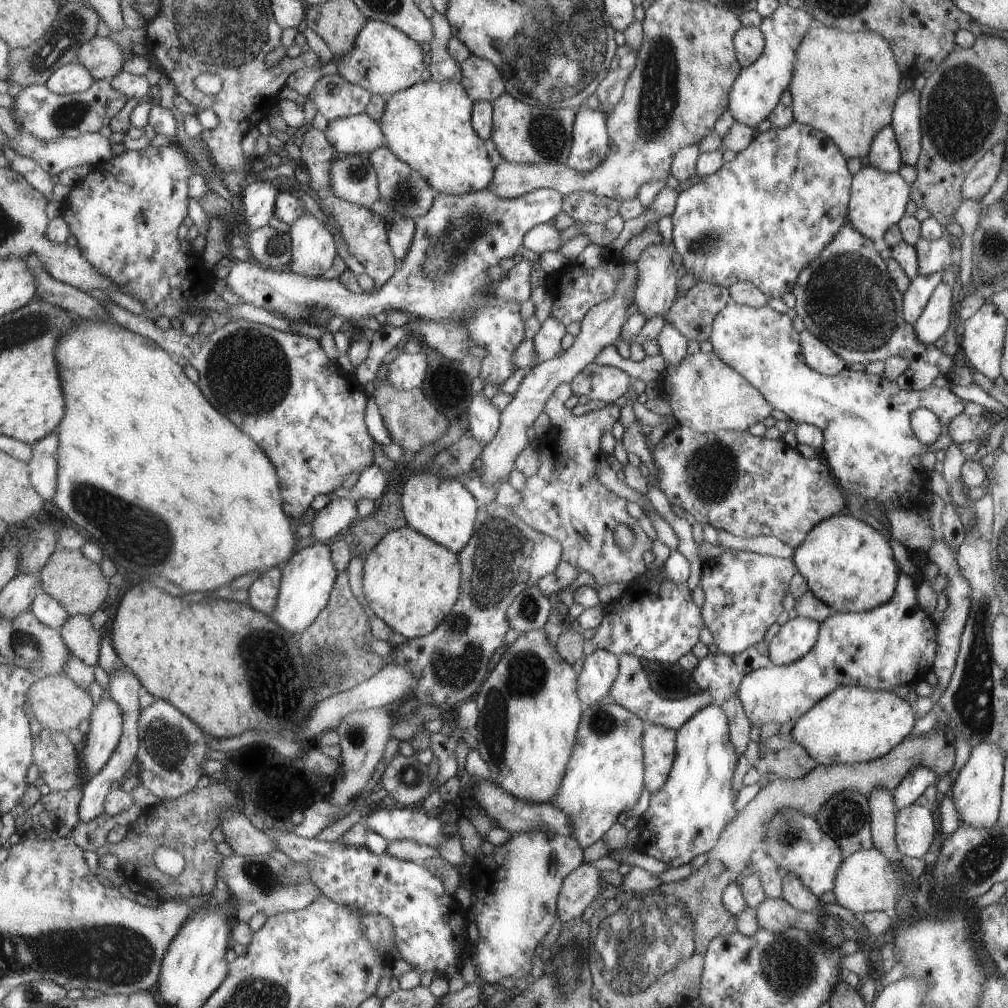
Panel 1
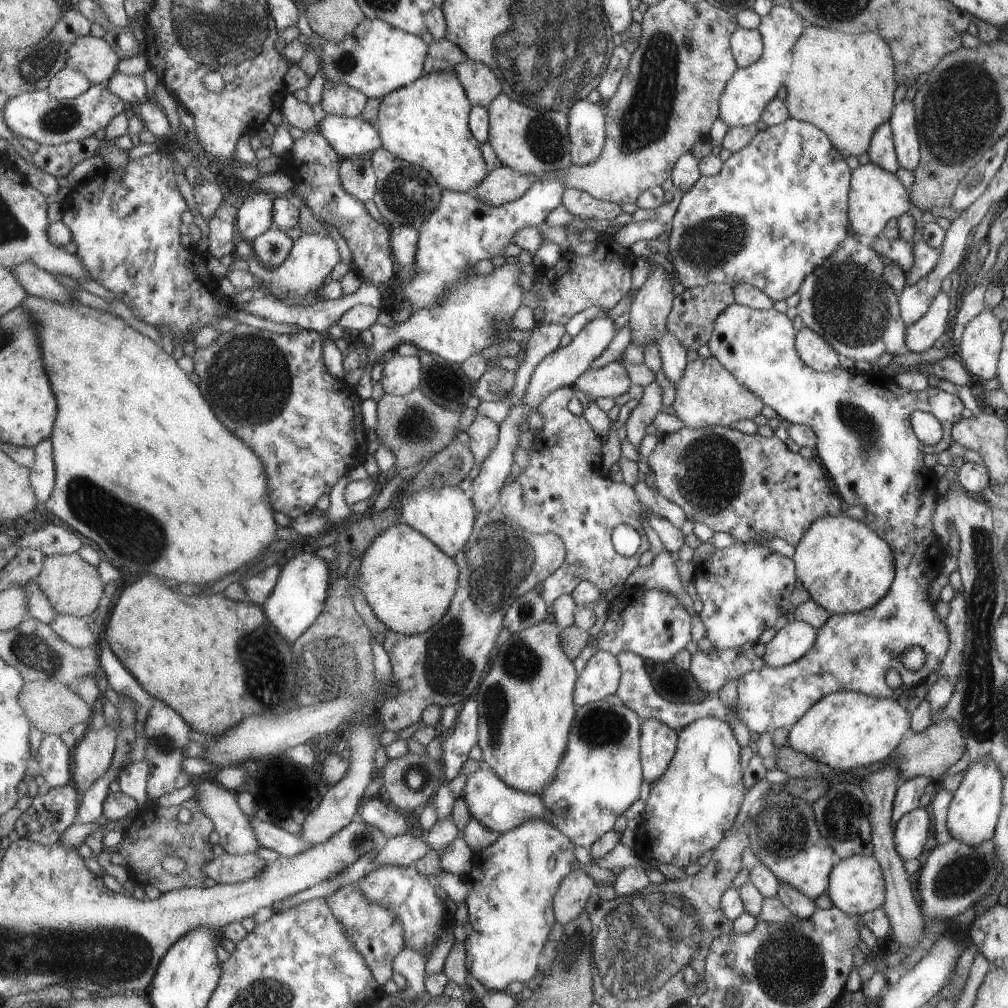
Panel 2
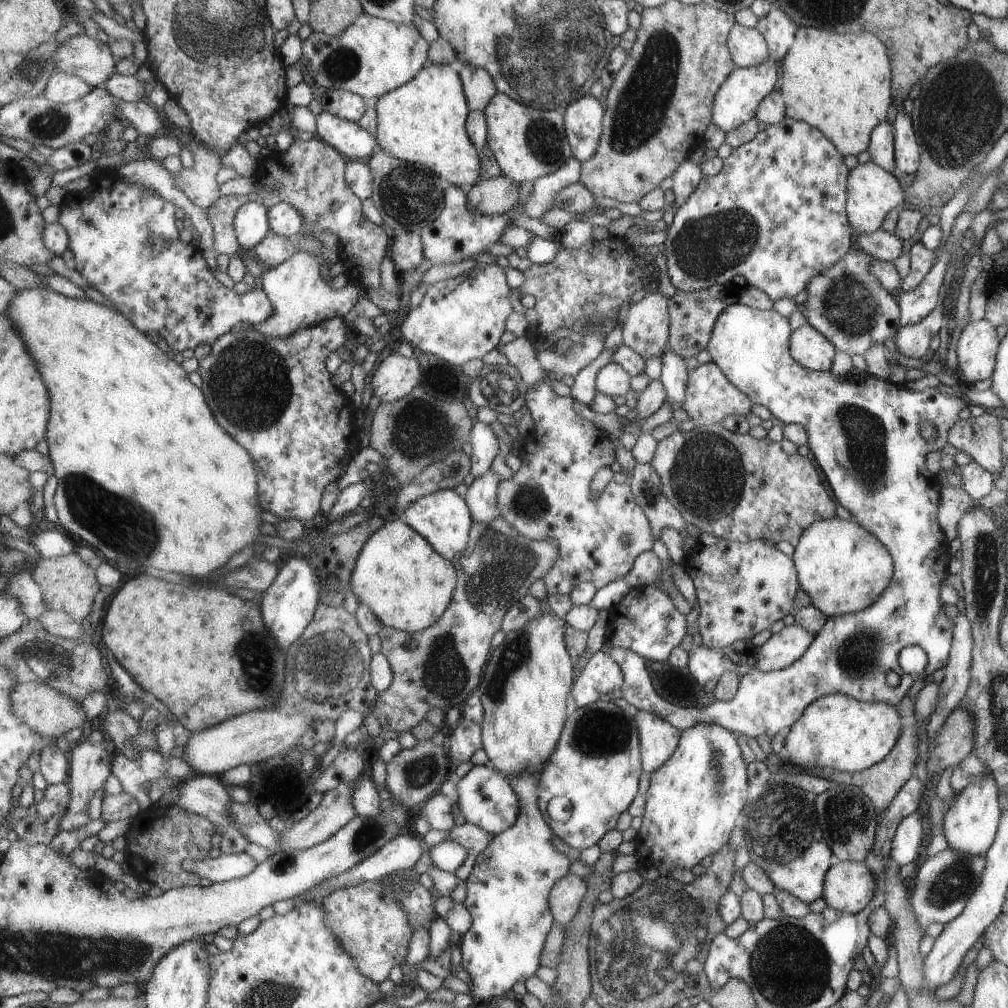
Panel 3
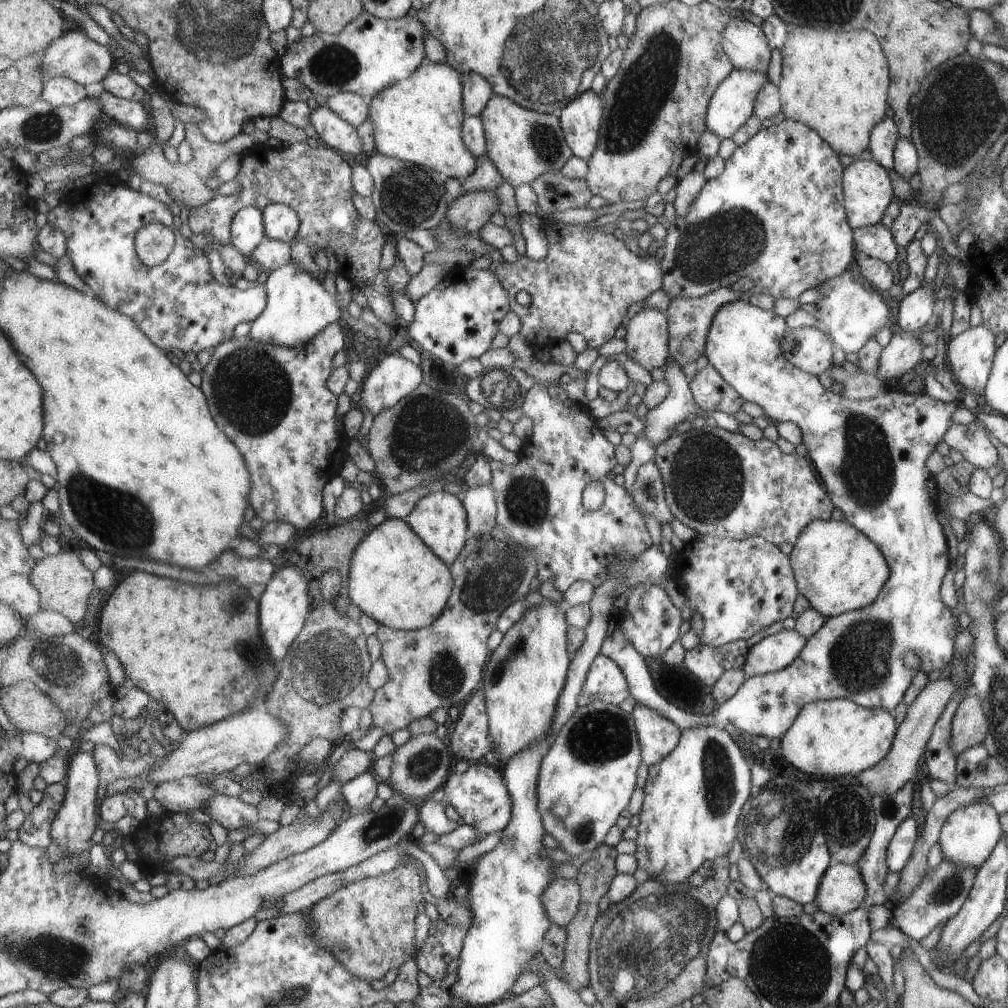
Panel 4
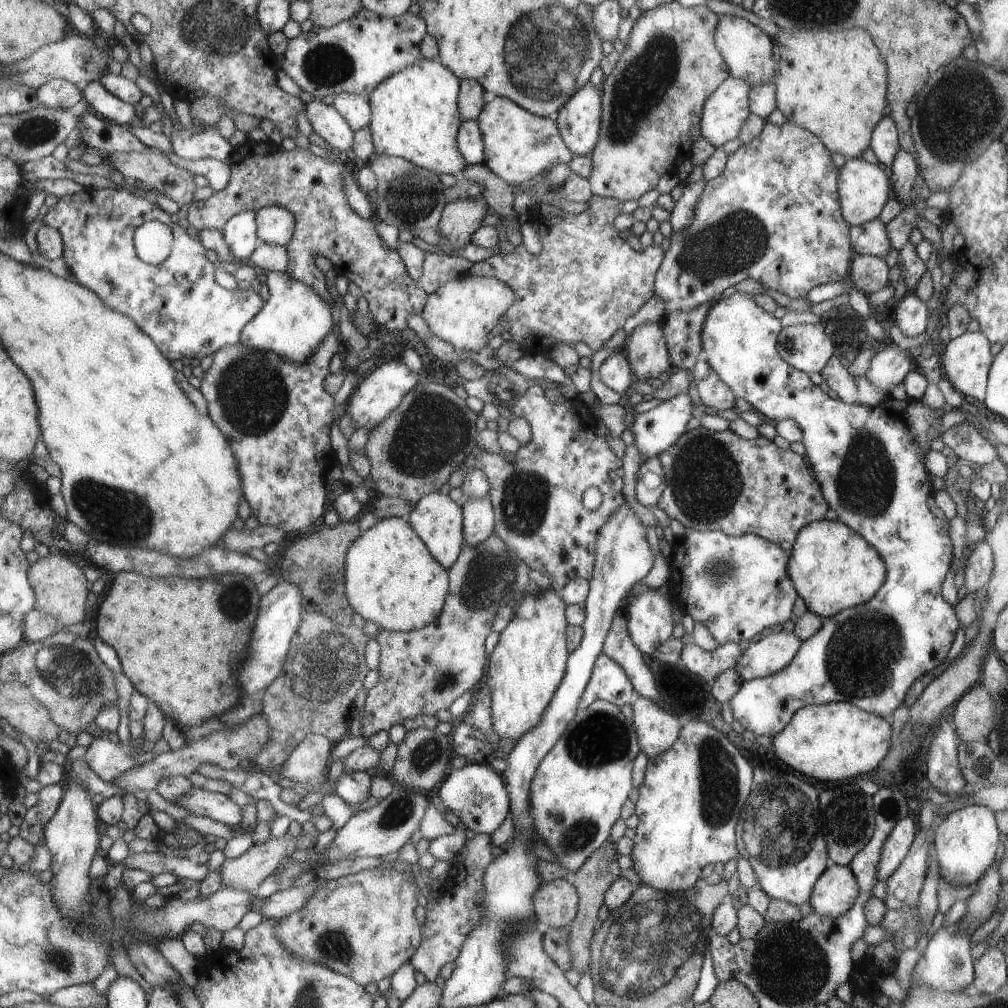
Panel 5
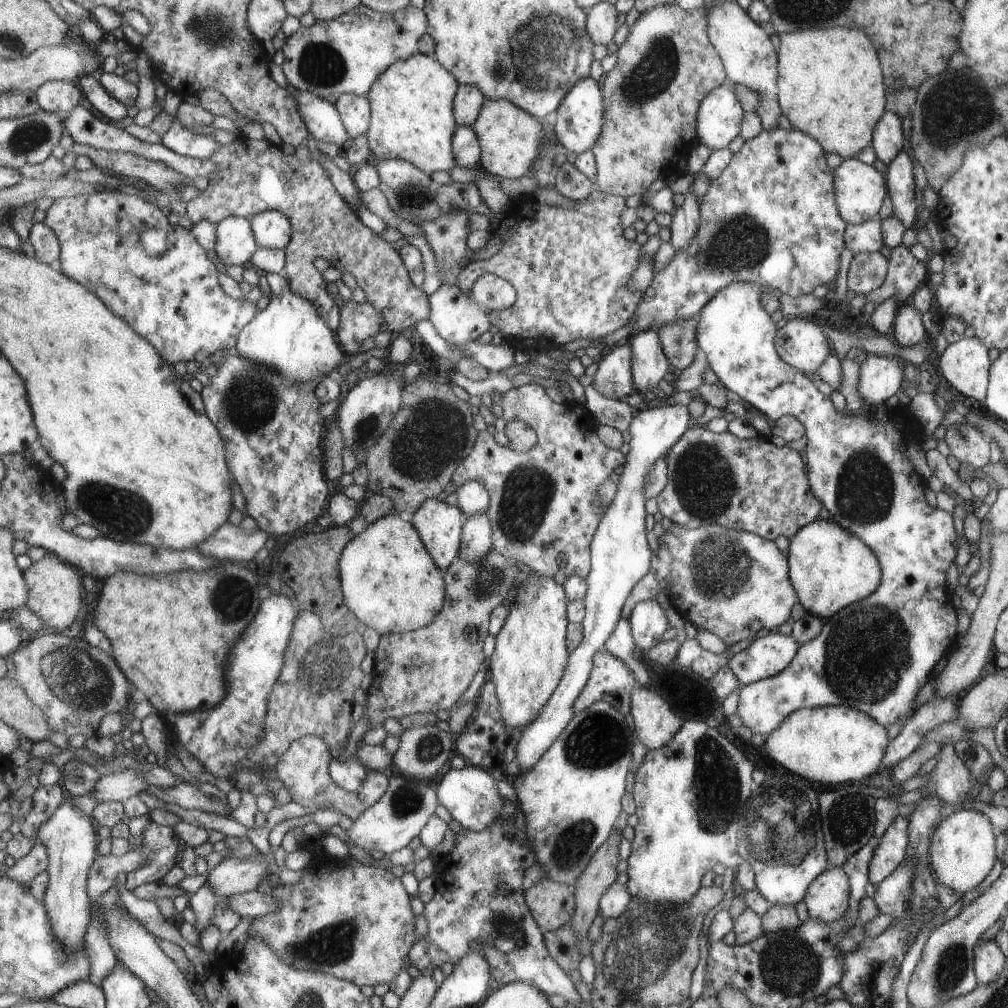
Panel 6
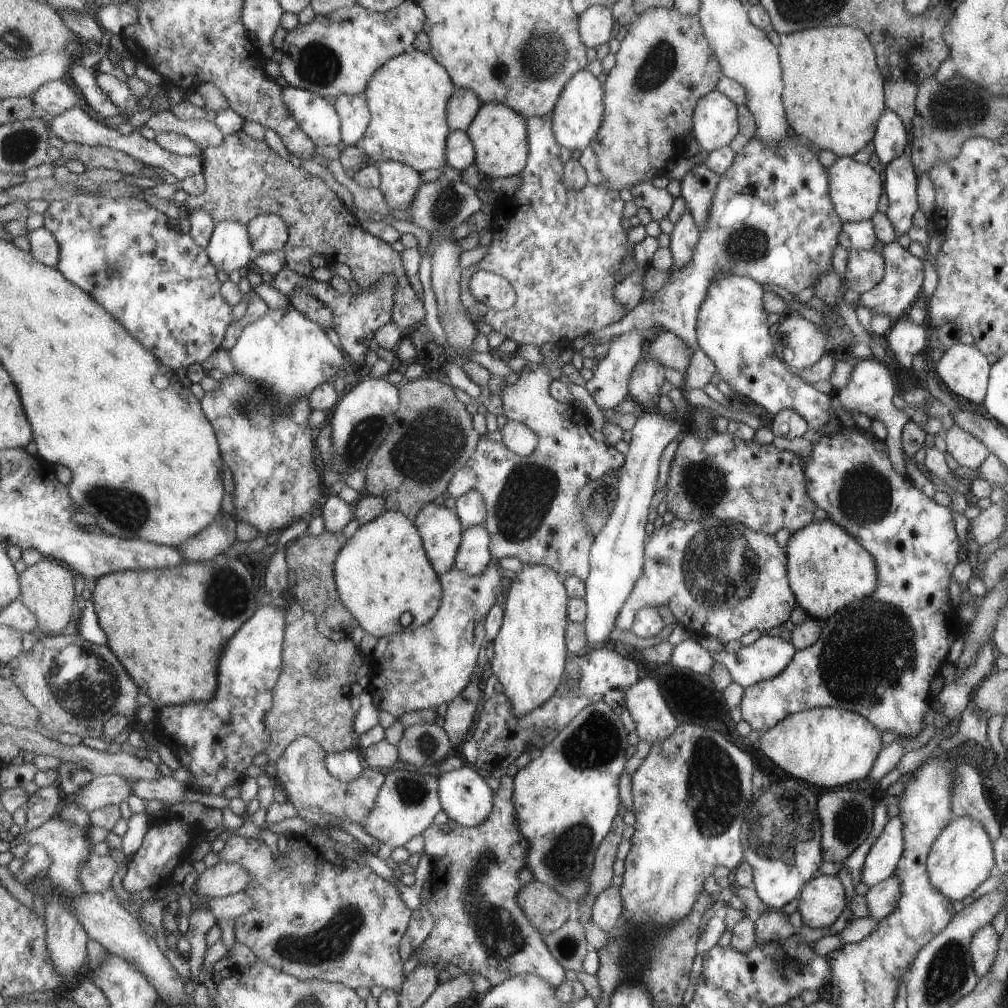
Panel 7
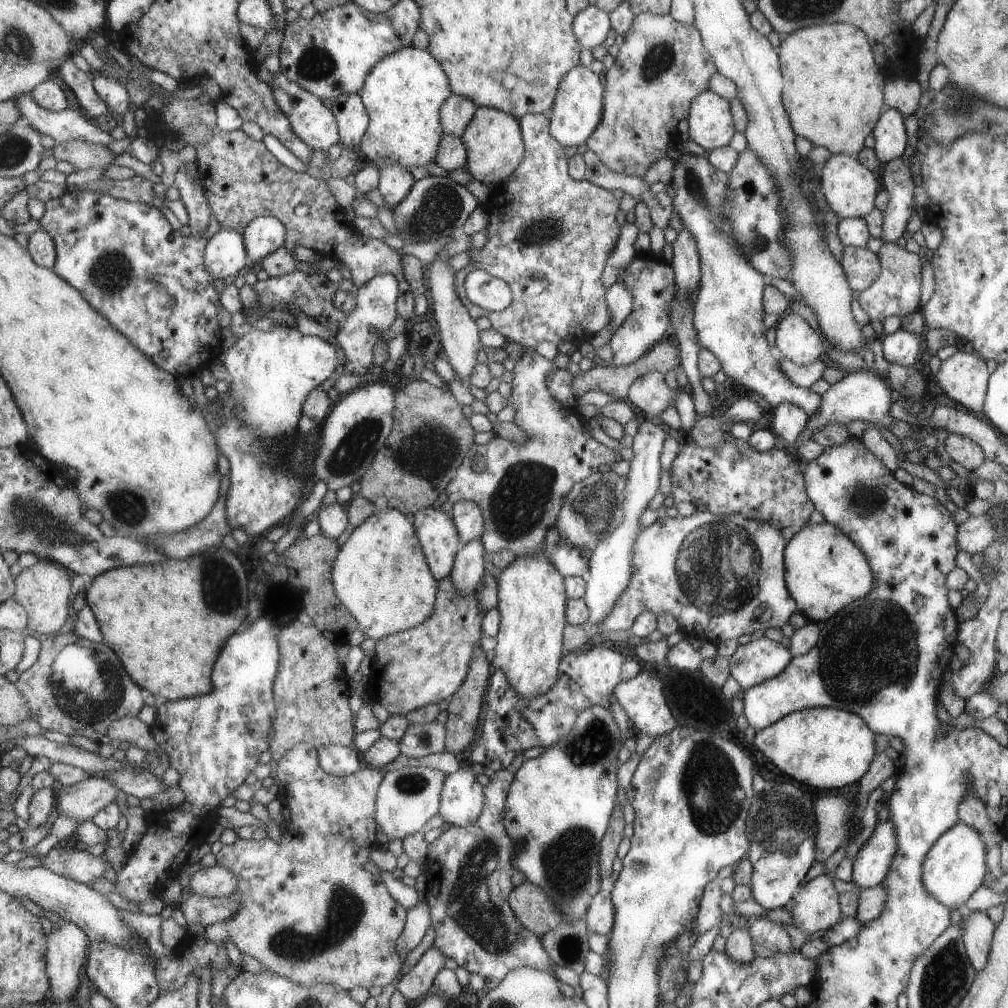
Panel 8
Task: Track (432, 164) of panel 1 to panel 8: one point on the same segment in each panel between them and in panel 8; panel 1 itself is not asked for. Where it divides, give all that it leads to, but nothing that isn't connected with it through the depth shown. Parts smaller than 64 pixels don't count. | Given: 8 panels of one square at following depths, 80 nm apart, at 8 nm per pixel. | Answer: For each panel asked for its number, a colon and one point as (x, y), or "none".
2: (427, 123)
3: (424, 122)
4: (420, 120)
5: (416, 115)
6: (413, 119)
7: (408, 97)
8: (405, 93)

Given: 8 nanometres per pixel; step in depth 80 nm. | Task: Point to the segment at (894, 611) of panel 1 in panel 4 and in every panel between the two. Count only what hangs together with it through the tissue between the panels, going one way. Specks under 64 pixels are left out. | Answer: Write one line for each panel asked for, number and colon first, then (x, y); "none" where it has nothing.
2: (861, 420)
3: (864, 432)
4: (871, 453)

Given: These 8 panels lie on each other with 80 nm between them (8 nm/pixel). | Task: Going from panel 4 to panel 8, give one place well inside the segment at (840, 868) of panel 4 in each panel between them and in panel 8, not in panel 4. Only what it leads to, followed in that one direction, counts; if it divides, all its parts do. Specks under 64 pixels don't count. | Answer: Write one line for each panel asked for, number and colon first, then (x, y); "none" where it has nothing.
5: (834, 892)
6: (826, 899)
7: (820, 902)
8: (816, 906)

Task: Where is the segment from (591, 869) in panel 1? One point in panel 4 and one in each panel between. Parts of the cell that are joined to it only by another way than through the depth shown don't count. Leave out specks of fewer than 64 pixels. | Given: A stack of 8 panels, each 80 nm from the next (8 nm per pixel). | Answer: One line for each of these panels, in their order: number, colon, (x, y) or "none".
2: (572, 897)
3: (566, 896)
4: (561, 900)

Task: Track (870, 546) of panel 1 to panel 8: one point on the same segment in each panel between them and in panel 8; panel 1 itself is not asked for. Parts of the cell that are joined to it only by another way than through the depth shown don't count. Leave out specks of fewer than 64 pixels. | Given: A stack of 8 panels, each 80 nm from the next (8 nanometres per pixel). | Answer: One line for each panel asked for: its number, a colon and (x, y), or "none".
2: (845, 567)
3: (842, 567)
4: (838, 569)
5: (832, 567)
6: (830, 568)
7: (828, 569)
8: (825, 571)

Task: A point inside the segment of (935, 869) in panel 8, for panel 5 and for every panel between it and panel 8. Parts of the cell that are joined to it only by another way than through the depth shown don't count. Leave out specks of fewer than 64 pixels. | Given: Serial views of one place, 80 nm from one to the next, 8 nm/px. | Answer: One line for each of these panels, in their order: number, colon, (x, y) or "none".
5: (965, 840)
6: (962, 852)
7: (960, 858)

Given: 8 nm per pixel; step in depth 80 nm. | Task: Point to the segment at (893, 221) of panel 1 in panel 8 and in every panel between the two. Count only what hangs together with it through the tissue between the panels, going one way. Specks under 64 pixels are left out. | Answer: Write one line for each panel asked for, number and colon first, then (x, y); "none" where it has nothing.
2: (875, 196)
3: (871, 193)
4: (867, 190)
5: (863, 188)
6: (860, 189)
7: (855, 189)
8: (848, 187)

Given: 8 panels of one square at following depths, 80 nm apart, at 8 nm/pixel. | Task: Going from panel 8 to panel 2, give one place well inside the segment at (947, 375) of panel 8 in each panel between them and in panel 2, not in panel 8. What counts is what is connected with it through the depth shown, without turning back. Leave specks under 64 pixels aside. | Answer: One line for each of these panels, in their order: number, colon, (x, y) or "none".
2: (979, 346)
3: (977, 343)
4: (968, 354)
5: (964, 361)
6: (964, 364)
7: (963, 369)

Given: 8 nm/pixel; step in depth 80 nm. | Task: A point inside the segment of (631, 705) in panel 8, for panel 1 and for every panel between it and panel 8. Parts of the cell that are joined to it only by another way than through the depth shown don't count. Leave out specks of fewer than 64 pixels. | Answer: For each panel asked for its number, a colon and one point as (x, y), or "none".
1: (659, 744)
2: (658, 742)
3: (658, 739)
4: (658, 735)
5: (657, 729)
6: (654, 723)
7: (654, 720)

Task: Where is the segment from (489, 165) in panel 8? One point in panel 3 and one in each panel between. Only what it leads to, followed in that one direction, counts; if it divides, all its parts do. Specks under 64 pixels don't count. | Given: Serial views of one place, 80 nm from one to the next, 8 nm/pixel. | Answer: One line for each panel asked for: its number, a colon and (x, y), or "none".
3: (529, 143)
4: (524, 144)
5: (519, 144)
6: (510, 138)
7: (500, 134)

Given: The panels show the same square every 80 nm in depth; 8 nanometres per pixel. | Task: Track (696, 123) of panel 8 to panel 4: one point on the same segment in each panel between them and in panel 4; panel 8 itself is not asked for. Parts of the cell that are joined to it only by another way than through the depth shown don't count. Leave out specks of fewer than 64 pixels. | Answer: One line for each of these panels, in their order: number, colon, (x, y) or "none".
4: (733, 102)
5: (723, 114)
6: (719, 117)
7: (715, 122)

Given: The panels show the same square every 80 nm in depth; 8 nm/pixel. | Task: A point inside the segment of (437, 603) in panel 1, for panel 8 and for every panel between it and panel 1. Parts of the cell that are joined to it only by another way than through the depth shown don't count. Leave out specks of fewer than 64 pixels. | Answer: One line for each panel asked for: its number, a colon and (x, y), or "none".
2: (410, 583)
3: (400, 576)
4: (395, 578)
5: (392, 578)
6: (390, 580)
7: (384, 576)
8: (381, 574)

